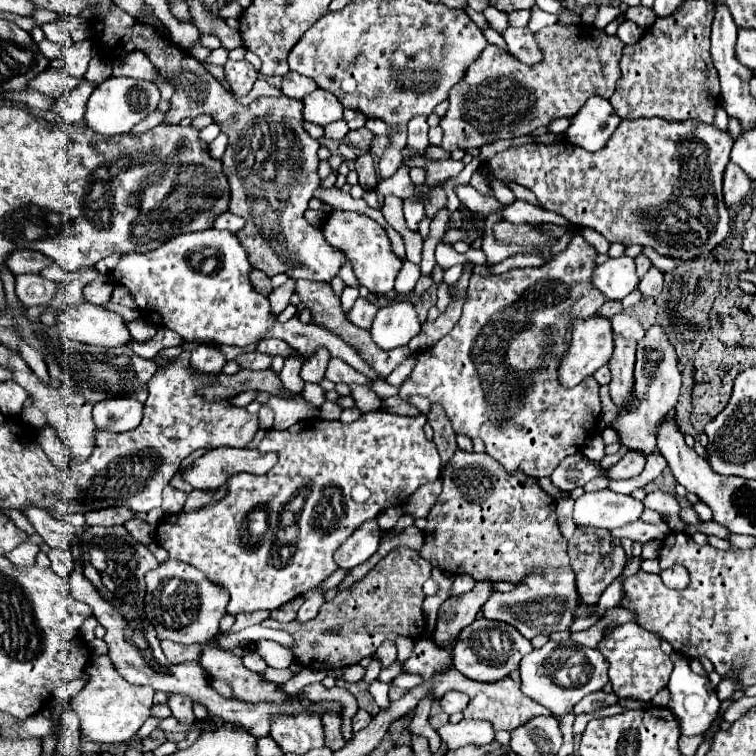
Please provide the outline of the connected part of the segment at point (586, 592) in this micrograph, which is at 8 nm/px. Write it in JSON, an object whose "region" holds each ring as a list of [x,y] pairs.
{"region":[[[577,527],[573,537],[569,539],[569,559],[571,567],[577,575],[577,591],[579,591],[579,601],[583,605],[595,605],[601,597],[601,593],[607,589],[607,585],[617,579],[623,573],[625,567],[625,555],[623,547],[611,547],[611,533],[595,527]]]}

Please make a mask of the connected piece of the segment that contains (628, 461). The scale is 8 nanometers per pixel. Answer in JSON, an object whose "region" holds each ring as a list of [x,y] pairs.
{"region":[[[629,451],[617,465],[607,469],[609,479],[631,479],[637,477],[645,467],[645,455],[635,455],[635,451]]]}

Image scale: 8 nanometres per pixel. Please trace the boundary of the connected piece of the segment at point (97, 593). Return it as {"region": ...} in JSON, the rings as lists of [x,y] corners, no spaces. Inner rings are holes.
{"region":[[[123,525],[117,527],[87,527],[75,543],[71,543],[71,553],[75,559],[75,573],[69,579],[71,595],[83,603],[87,603],[93,609],[93,615],[97,621],[105,627],[105,643],[109,645],[109,657],[115,665],[115,669],[133,685],[149,685],[155,691],[165,693],[183,693],[191,697],[195,703],[203,703],[209,709],[211,717],[221,717],[229,723],[239,723],[249,735],[253,737],[267,737],[271,729],[271,721],[277,715],[297,715],[297,713],[339,713],[341,715],[341,703],[339,701],[321,701],[315,703],[315,707],[305,707],[297,699],[285,699],[283,703],[245,703],[239,699],[225,699],[209,685],[207,671],[199,665],[199,661],[171,665],[167,663],[159,639],[155,635],[155,627],[145,617],[145,573],[149,569],[155,569],[159,561],[153,557],[147,545],[133,541]],[[87,565],[95,567],[101,577],[101,585],[95,585],[85,569]]]}

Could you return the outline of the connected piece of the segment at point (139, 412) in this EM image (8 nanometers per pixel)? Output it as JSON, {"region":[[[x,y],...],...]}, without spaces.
{"region":[[[107,399],[93,407],[93,421],[97,429],[111,433],[133,431],[143,419],[143,405],[135,399]]]}

